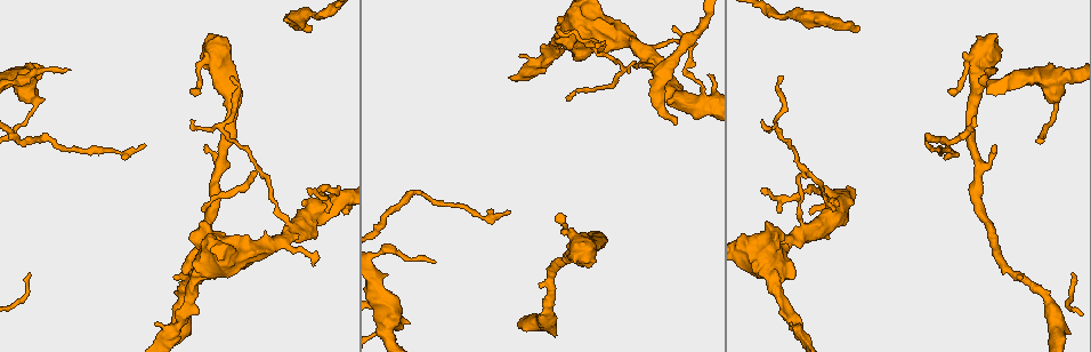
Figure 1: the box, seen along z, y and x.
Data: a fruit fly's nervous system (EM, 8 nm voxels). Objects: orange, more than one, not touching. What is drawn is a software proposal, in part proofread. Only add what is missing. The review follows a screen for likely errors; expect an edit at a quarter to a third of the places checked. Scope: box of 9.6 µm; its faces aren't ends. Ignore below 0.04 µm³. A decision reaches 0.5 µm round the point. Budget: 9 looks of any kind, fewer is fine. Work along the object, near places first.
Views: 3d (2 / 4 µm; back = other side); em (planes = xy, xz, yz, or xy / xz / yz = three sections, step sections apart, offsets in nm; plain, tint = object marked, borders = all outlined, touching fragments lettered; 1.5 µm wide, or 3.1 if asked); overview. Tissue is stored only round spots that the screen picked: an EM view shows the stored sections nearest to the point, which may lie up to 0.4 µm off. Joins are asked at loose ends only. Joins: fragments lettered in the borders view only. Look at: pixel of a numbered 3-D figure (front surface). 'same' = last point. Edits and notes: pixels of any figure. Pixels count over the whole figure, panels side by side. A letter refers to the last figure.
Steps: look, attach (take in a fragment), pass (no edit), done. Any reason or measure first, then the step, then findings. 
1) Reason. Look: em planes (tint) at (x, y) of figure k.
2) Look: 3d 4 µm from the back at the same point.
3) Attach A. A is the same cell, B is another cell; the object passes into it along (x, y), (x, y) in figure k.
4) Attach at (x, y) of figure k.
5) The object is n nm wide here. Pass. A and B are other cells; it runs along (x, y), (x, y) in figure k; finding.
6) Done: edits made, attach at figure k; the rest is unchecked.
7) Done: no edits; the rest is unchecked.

An open end. Look: em planes (borders) at (307, 28) of figure 1.

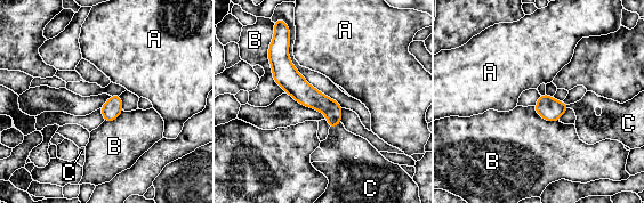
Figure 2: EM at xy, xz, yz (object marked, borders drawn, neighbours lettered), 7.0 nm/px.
Attach C. C is the same cell, A and B are other cells; the object passes into it along (313, 98), (335, 126), (340, 147) in figure 2; it goes on there.

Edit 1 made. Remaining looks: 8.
Tapers out. Look: 3d 2 µm at (763, 187) of figure 1.

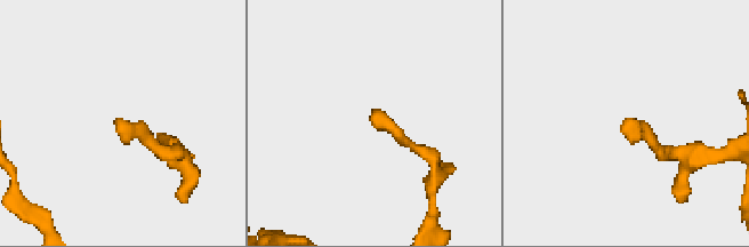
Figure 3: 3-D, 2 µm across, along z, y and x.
Shape alone is not enough. Look: em planes (plain) at (628, 122) of figure 3.

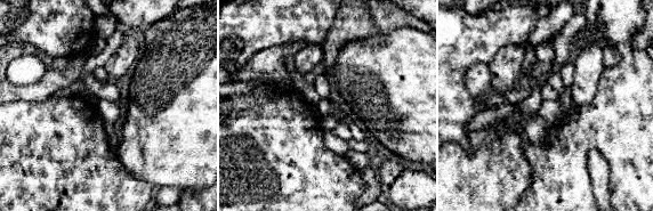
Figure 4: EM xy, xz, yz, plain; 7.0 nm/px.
Look: em planes (borders) at the same point.

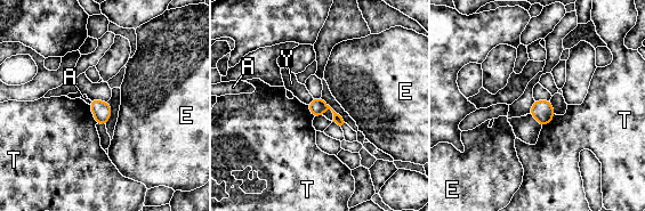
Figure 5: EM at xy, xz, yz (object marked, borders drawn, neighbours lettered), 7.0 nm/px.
The object is 120 nm wide here. Pass. A, E, T and Y are other cells; a border runs along (313, 98), (308, 105) in figure 5; no lettered fragment goes on from it.

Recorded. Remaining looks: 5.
Branch stops here. Look: 3d 2 µm at (556, 41) of figure 1.

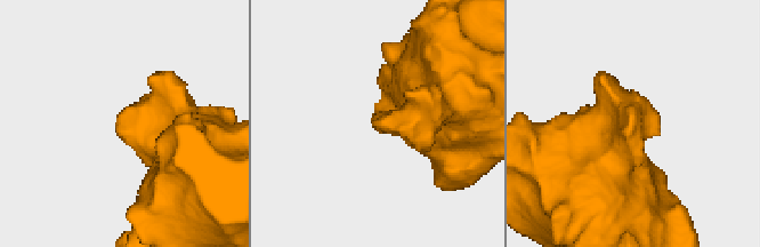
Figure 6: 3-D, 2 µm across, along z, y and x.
Look: em planes (borders) at (633, 112) of figure 6.

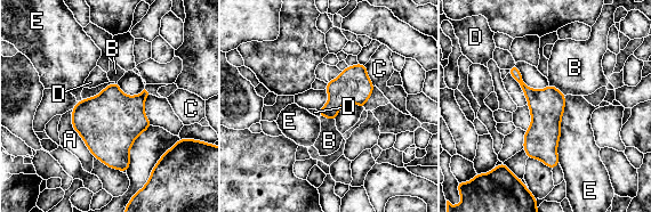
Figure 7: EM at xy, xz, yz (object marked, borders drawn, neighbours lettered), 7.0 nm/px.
Pass. A, B, C, D and E are other cells; a border runs along (565, 96), (557, 145), (559, 163) in figure 7; none of them fits.

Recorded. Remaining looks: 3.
Look: overview.

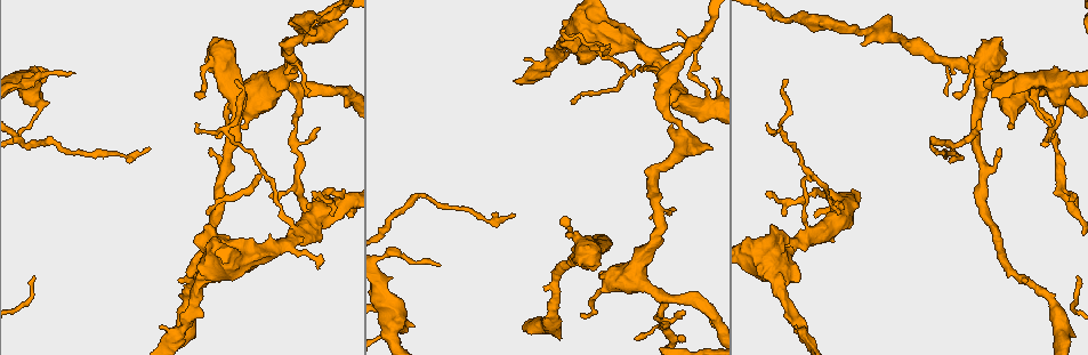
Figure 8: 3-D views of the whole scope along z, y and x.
Look: em planes (borders) at (683, 44) of figure 8.

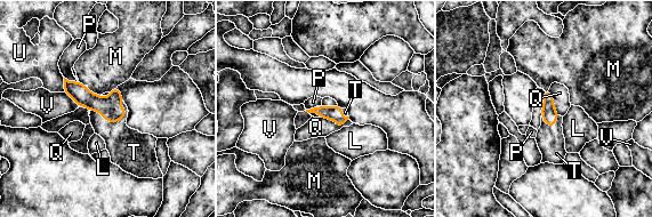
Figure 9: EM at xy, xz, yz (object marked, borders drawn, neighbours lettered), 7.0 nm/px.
The longest contact is with T, 260 nm. Attach T. T is the same cell, L, M, P, Q, U and V are other cells; the object passes into it along (111, 110), (109, 121), (129, 149) in figure 9; the cell continues.

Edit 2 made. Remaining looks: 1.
Done: edits made, attach at figure 2, attach at figure 9; the rest is unchecked.

